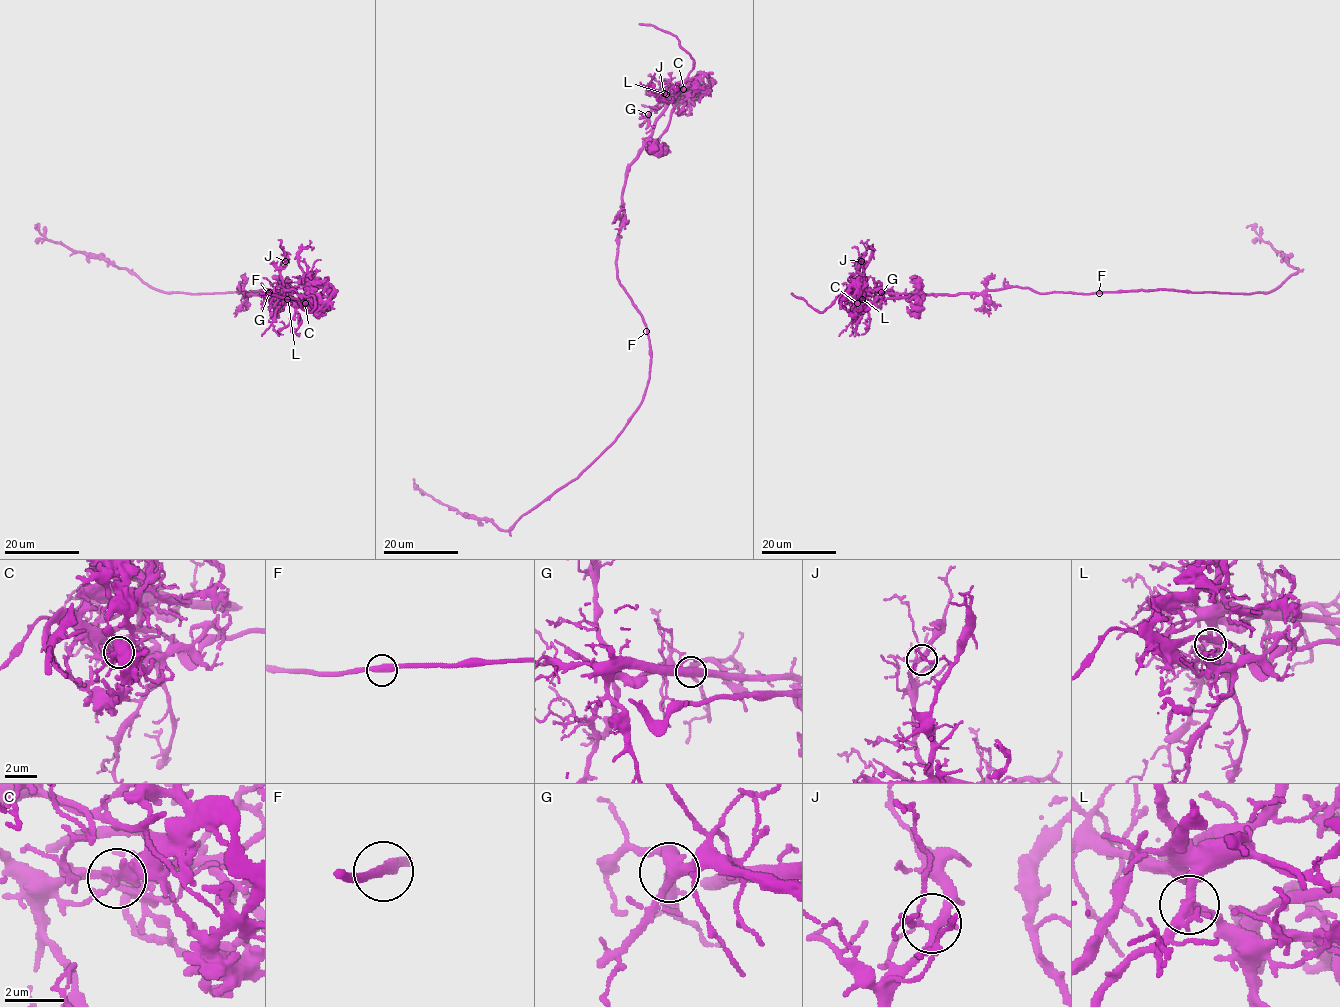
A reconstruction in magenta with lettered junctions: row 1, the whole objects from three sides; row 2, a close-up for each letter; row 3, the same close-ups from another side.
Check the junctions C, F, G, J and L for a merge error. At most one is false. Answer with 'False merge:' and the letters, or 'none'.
False merge: C

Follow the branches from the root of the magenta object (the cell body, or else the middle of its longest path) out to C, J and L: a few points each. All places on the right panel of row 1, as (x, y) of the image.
C: (1099, 292), (1037, 293), (1016, 286), (957, 294), (905, 295), (864, 291), (862, 298), (865, 301), (857, 303)
J: (1099, 292), (1037, 293), (1016, 286), (957, 294), (863, 291), (858, 264), (861, 261)
L: (1099, 292), (1037, 293), (1027, 287), (1008, 286), (957, 294), (905, 295), (864, 291), (862, 299)

